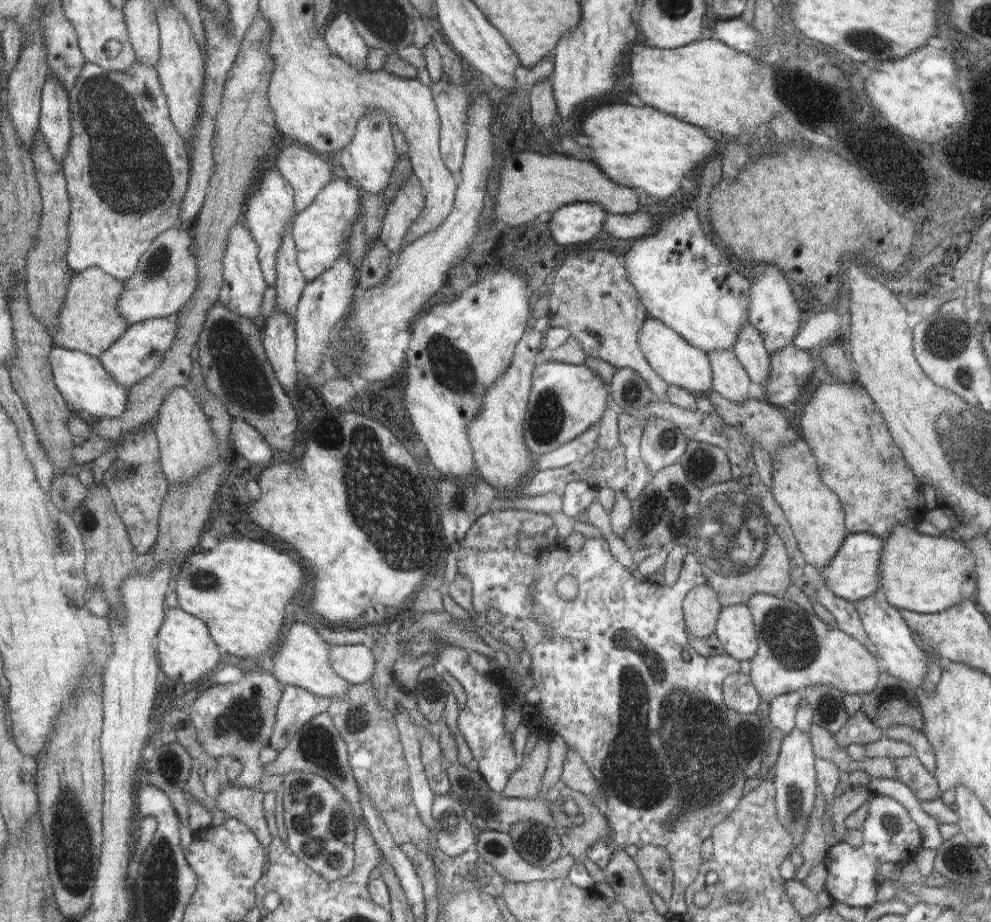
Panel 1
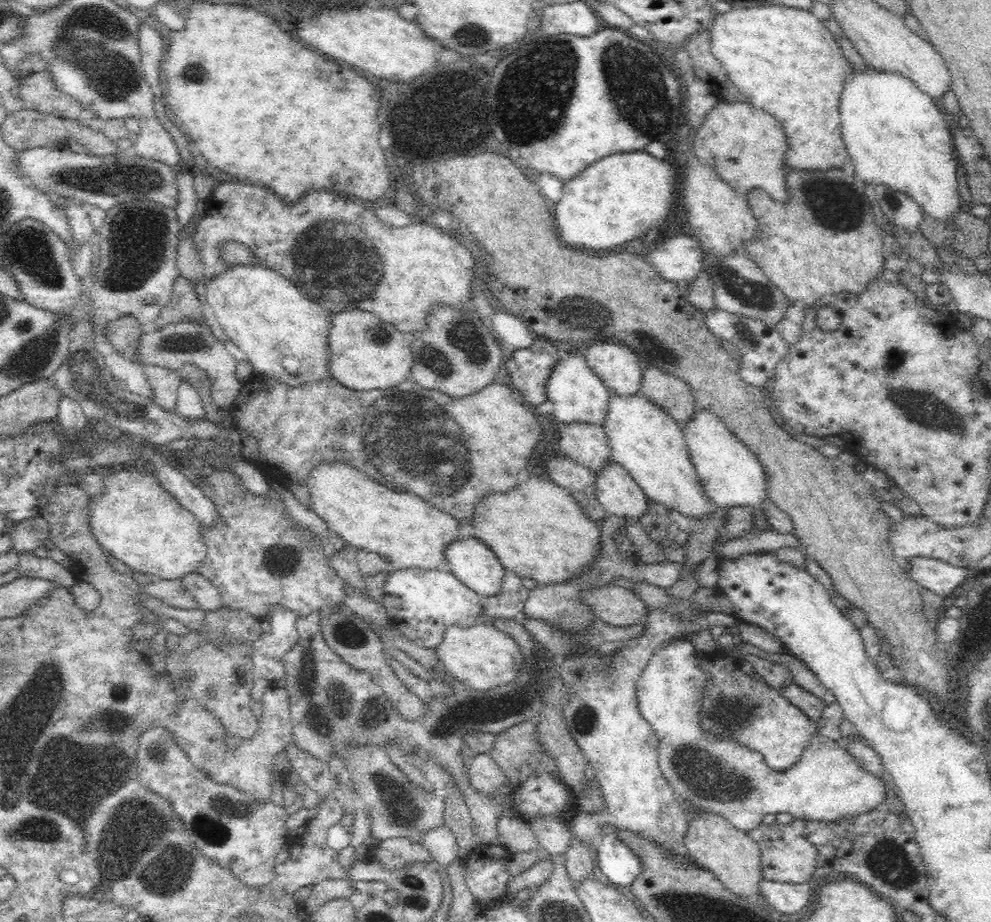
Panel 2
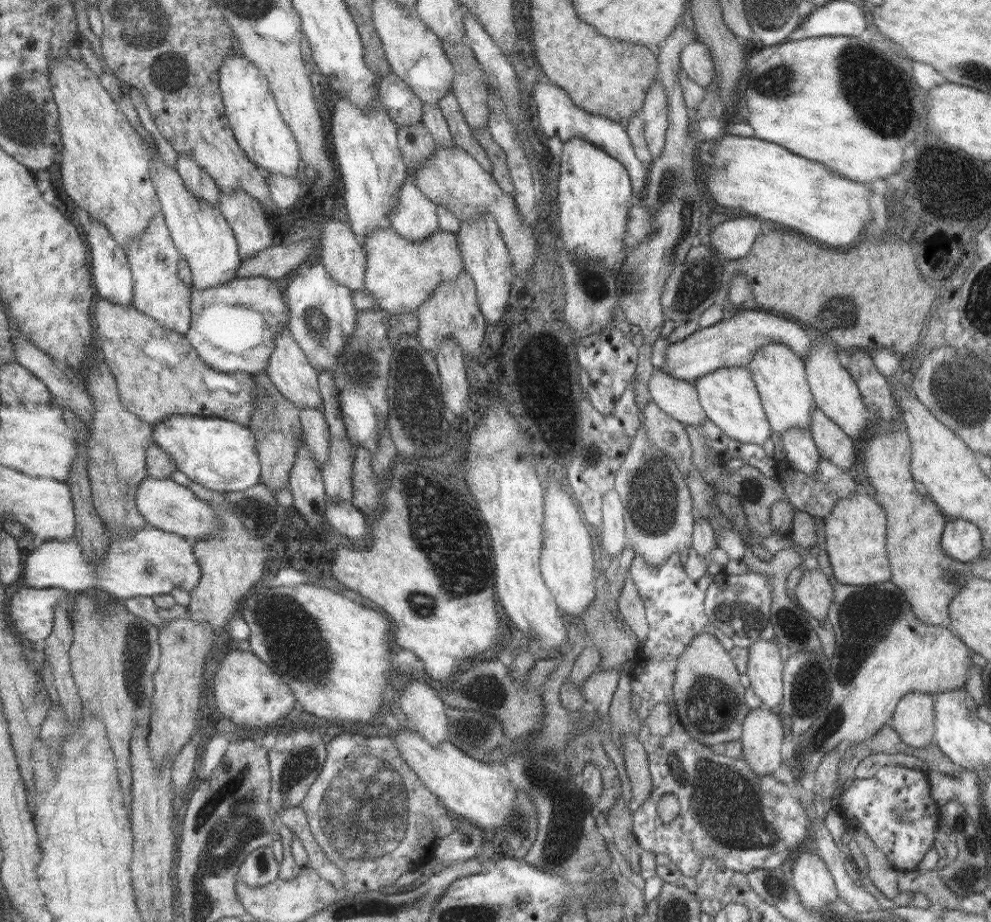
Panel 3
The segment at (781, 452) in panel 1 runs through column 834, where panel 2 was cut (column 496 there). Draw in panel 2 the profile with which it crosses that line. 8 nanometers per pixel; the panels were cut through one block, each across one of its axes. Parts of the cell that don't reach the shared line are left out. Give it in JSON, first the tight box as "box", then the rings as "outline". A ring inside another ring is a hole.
{"box":[456,476,600,584],"outline":[[[530,476],[504,494],[488,494],[470,518],[458,518],[456,540],[476,538],[500,560],[506,572],[544,584],[564,584],[580,576],[596,558],[600,528],[590,520],[578,500],[556,482],[544,476]]]}

